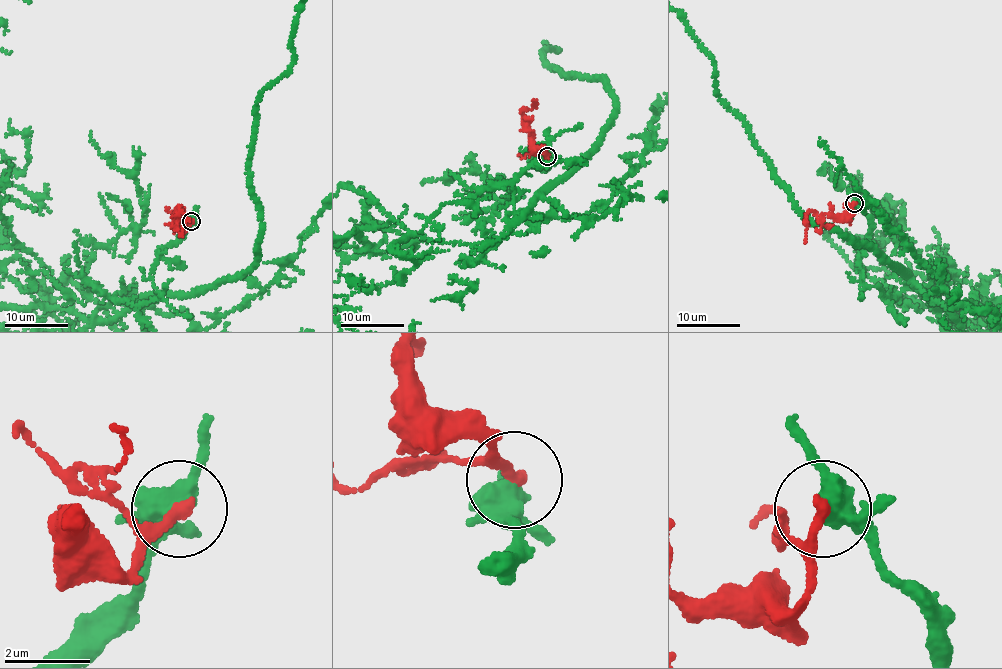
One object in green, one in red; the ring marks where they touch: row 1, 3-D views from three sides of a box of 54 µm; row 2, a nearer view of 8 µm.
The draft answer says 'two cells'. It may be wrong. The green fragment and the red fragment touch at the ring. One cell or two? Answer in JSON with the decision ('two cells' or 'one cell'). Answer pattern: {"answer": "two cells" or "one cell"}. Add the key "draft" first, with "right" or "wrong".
{"draft": "right", "answer": "two cells"}

